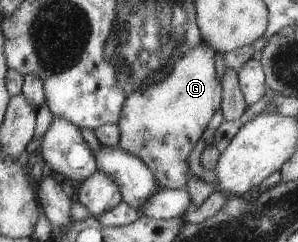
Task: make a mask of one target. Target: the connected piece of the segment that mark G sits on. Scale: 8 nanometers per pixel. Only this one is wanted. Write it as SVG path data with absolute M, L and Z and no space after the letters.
M179 41L174 44L169 62L159 72L155 72L159 78L162 71L164 76L165 73L168 76L158 80L153 74L151 82L148 80L148 84L132 92L126 98L118 123L122 134L119 147L141 158L155 172L162 189L183 190L187 188L187 180L193 180L195 176L193 164L189 164L189 154L203 136L213 114L221 110L223 86L215 66L217 51L205 41L191 48L187 54L185 50L187 48L181 48Z

